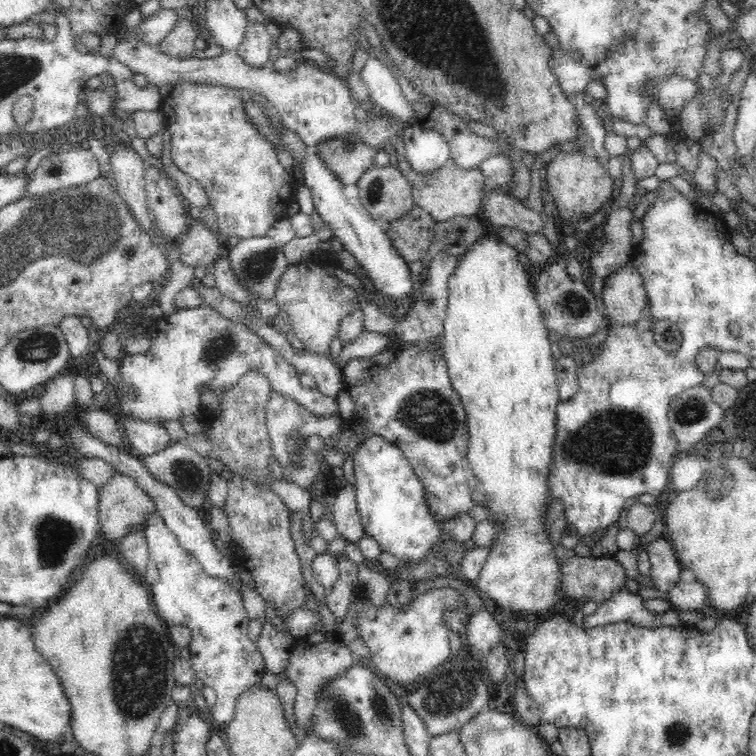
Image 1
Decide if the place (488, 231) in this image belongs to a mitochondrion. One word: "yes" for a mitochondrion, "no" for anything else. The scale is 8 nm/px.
no

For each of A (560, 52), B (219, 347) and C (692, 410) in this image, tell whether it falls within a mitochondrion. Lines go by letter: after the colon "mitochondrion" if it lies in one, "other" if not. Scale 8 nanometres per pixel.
A: other
B: mitochondrion
C: mitochondrion

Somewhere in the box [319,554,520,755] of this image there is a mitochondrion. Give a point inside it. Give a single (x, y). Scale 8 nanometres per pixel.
(360, 722)

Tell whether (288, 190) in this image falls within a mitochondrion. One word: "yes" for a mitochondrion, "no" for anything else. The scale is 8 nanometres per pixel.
no

